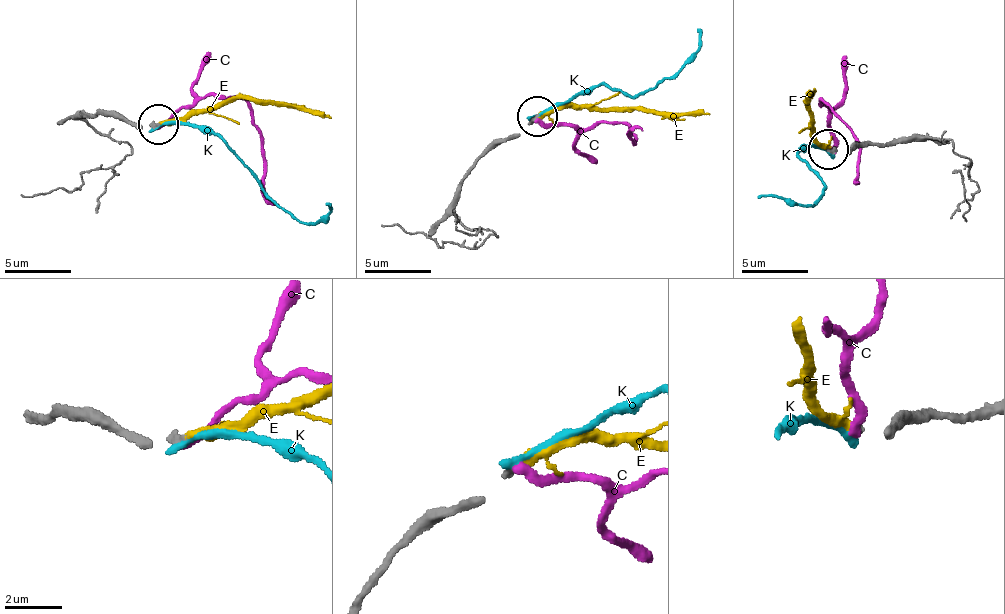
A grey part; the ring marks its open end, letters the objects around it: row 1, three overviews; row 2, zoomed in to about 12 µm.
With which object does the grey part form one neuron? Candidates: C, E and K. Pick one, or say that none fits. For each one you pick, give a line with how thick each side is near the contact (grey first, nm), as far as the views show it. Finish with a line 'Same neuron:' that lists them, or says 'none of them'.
E: Thickness 240 nm (grey) against 240 nm
Same neuron: E

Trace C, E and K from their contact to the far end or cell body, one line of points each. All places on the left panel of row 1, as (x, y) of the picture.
C: (154, 127), (204, 98), (243, 98), (264, 161), (264, 192), (278, 205)
E: (157, 123), (201, 115), (254, 97), (311, 107), (332, 118)
K: (157, 127), (179, 123), (217, 136), (266, 193), (293, 214), (311, 223), (331, 207)

